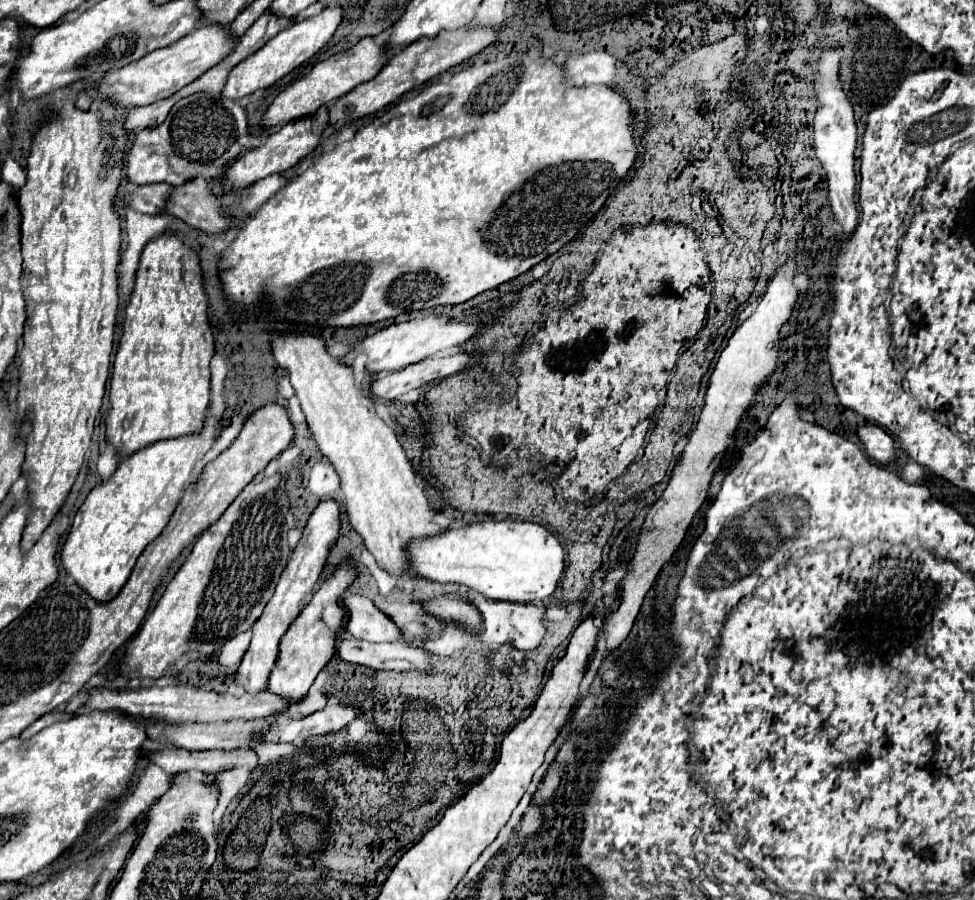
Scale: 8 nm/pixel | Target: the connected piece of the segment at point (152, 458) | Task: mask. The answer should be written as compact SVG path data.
M206 418L198 434L162 440L124 458L106 484L98 484L78 508L60 552L60 564L96 602L110 602L126 584L142 550L166 528L190 480L194 464L212 448L214 418Z

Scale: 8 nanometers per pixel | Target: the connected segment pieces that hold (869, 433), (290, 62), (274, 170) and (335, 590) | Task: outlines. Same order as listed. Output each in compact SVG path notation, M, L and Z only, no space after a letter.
M864 424L858 426L856 430L858 438L862 440L868 456L876 462L892 462L894 460L894 440L890 434L886 434L886 430L882 430L880 426L874 424Z
M324 8L318 16L312 16L304 22L296 22L288 30L278 32L260 50L256 50L254 54L250 54L246 60L242 60L240 64L236 64L232 68L232 72L228 74L228 80L222 88L222 96L238 100L238 98L244 98L248 94L254 94L260 88L272 86L276 80L280 80L282 76L286 76L288 72L298 68L302 62L312 58L322 46L326 46L326 42L332 38L332 34L336 32L340 22L342 22L342 10L340 8Z
M322 106L314 116L310 118L300 118L300 120L294 120L294 122L288 122L284 124L278 132L272 132L268 136L268 140L254 148L254 150L248 150L244 152L224 174L224 188L226 190L234 190L234 188L246 188L246 186L252 186L254 182L270 176L270 174L278 174L278 172L284 172L288 168L292 168L298 160L302 160L304 156L308 156L320 142L320 136L322 132L326 130L328 126L328 108Z
M344 562L332 574L332 578L328 578L320 586L320 590L316 590L312 602L298 614L298 618L294 618L294 622L290 624L290 630L286 630L286 634L282 636L278 662L274 664L274 668L270 672L270 678L268 678L268 684L266 684L266 692L286 698L288 704L296 704L298 700L302 700L306 696L308 688L312 686L312 682L316 680L320 670L334 656L336 632L342 628L342 620L346 616L338 598L354 582L354 578L356 578L354 566Z

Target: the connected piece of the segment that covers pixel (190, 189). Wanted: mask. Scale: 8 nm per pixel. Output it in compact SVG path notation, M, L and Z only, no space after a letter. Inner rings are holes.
M204 178L174 188L174 194L170 194L170 202L166 202L166 210L172 216L208 234L218 234L230 224L230 220L222 214L220 208L220 200L210 194Z

